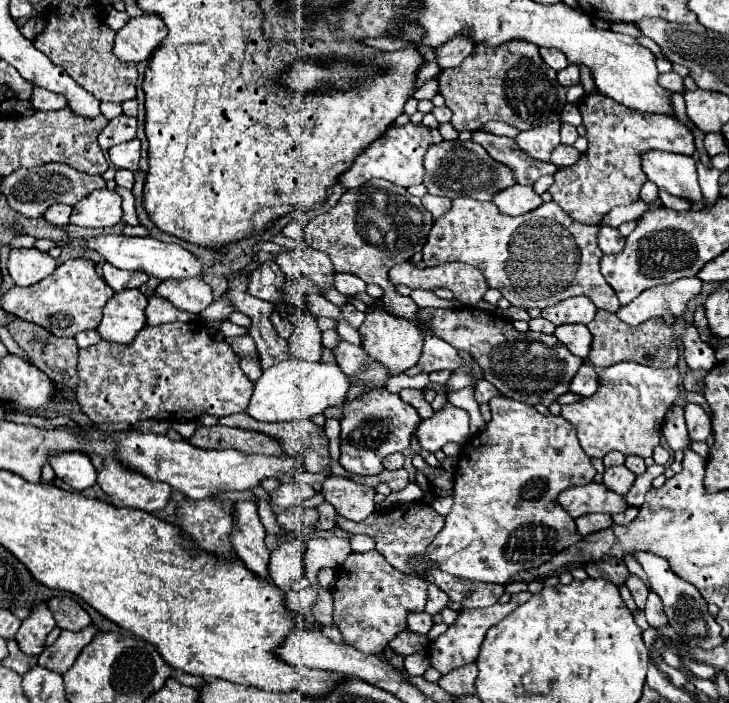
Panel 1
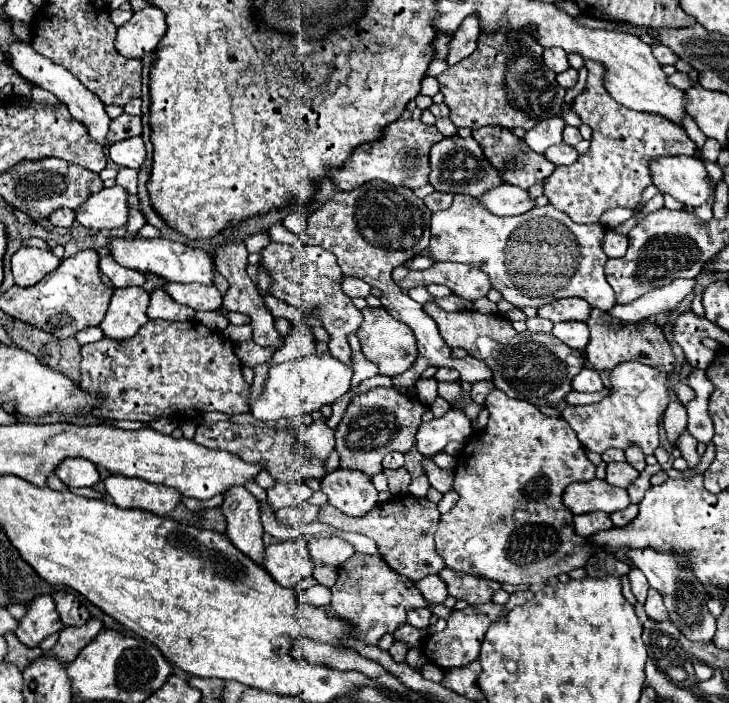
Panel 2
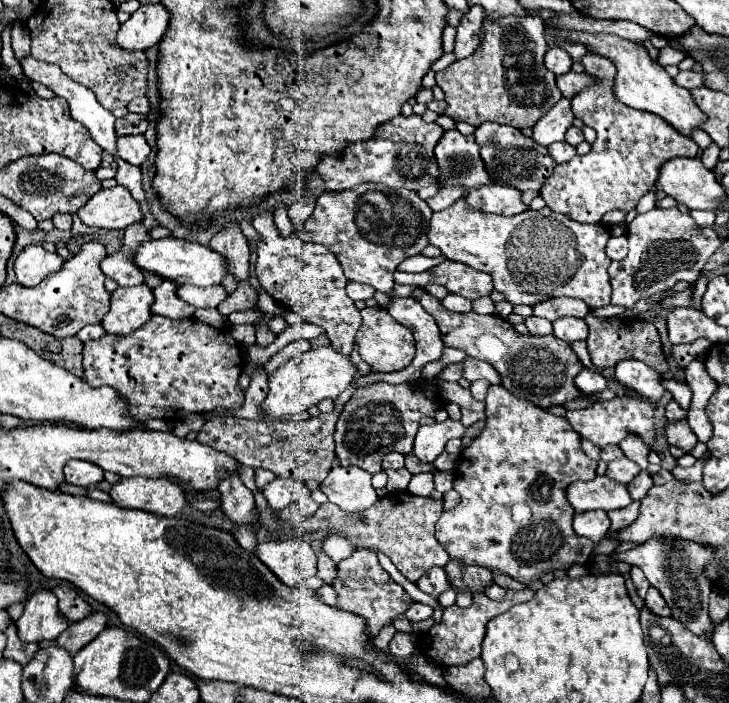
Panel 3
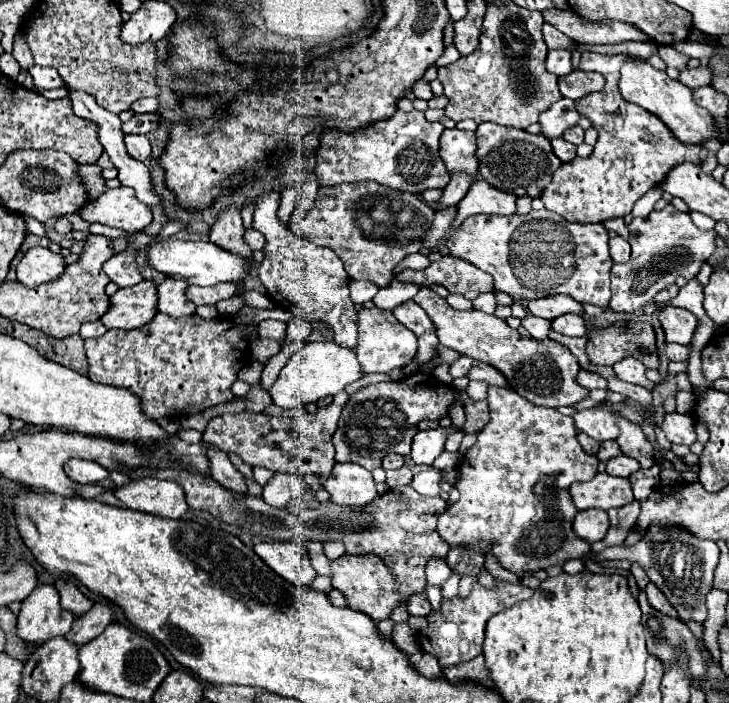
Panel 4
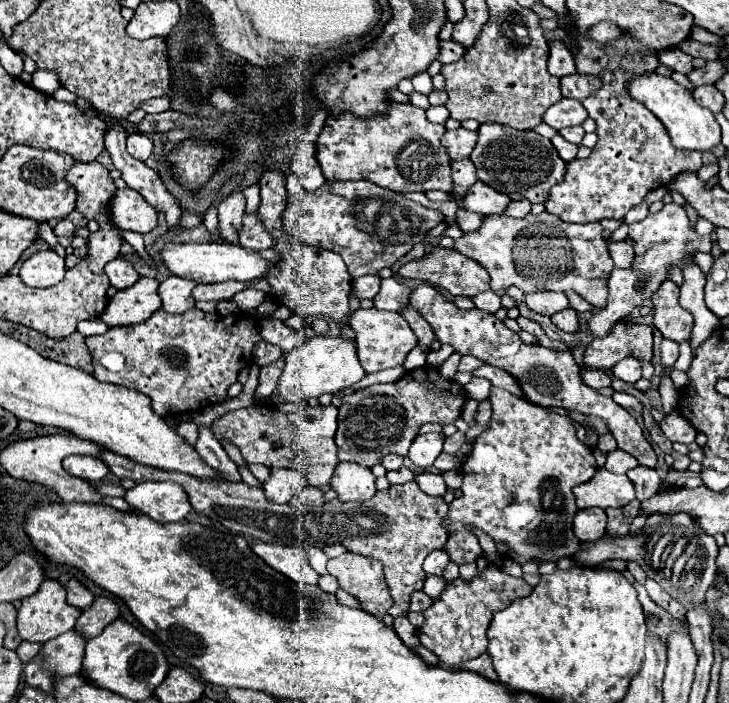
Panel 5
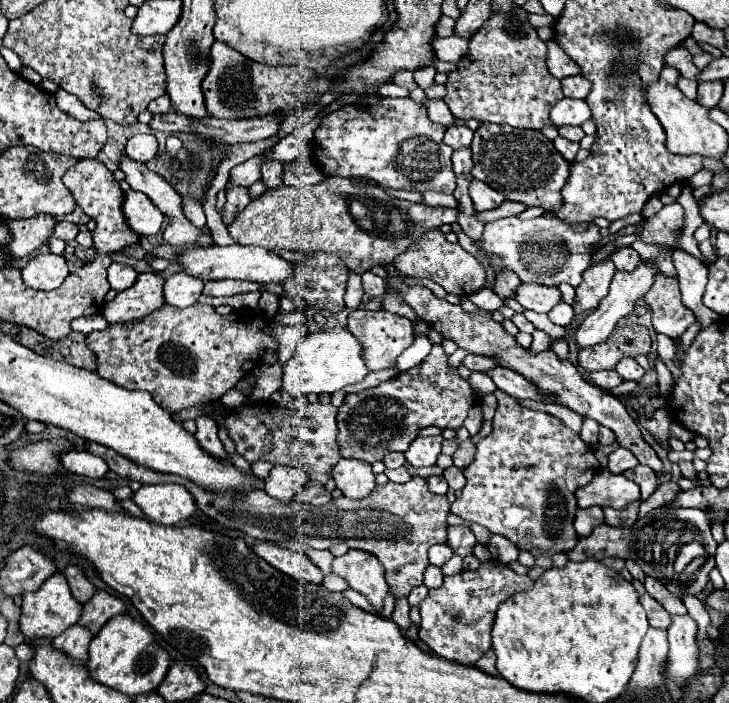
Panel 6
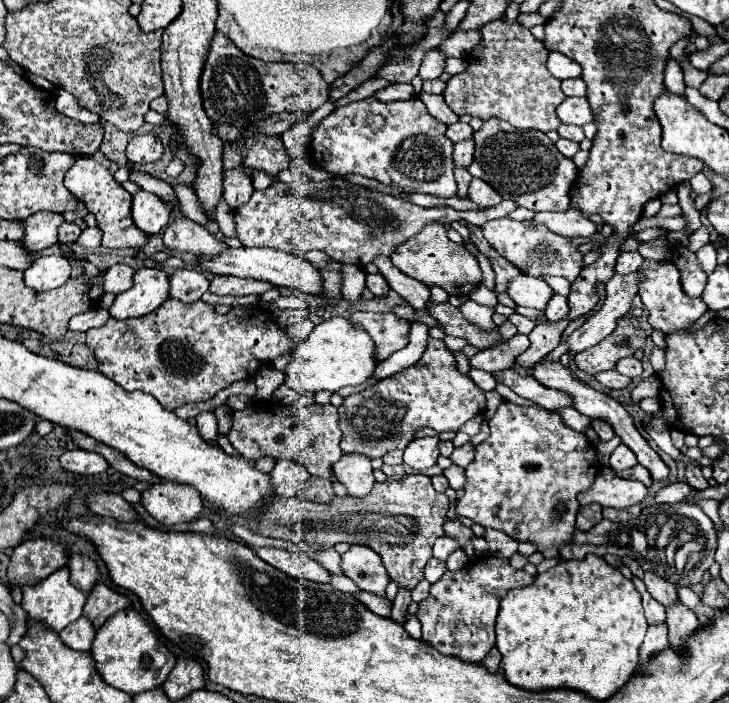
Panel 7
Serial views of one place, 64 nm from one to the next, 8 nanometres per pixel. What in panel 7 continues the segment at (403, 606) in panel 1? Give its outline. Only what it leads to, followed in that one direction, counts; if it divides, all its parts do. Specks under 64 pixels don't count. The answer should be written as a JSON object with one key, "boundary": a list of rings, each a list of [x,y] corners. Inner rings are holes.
{"boundary":[[[350,546],[350,550],[342,554],[342,570],[366,592],[384,594],[390,582],[390,576],[380,562],[380,556],[376,556],[372,548]]]}

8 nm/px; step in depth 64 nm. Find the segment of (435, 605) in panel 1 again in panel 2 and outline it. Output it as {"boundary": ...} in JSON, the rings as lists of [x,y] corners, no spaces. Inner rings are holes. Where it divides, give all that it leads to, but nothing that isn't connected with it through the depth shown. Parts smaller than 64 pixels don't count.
{"boundary":[[[438,574],[424,576],[422,580],[416,582],[416,588],[420,588],[422,596],[434,604],[442,604],[444,598],[448,596],[448,588],[444,588],[444,580],[440,580]]]}

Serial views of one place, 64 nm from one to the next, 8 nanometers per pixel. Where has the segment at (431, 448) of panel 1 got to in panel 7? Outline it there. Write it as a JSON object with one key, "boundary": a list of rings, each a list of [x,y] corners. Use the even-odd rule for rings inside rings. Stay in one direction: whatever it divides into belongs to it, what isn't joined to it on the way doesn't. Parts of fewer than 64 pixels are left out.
{"boundary":[[[438,436],[434,438],[414,438],[404,450],[404,464],[414,470],[424,470],[436,464],[438,458]]]}

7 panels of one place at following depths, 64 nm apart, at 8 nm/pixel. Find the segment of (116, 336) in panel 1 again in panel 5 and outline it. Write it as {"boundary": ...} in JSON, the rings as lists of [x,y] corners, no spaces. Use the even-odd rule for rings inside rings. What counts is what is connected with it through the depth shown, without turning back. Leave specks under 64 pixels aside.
{"boundary":[[[140,278],[128,290],[118,290],[114,298],[108,300],[102,320],[108,326],[130,326],[144,322],[160,308],[160,282],[156,278]]]}

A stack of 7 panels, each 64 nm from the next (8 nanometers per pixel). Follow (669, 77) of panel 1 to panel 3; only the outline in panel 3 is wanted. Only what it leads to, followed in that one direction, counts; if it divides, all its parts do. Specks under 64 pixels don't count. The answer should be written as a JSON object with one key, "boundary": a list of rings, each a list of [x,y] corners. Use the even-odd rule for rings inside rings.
{"boundary":[[[694,70],[678,72],[678,76],[674,78],[674,82],[680,84],[682,88],[686,88],[686,90],[700,88],[700,86],[704,86],[704,74],[702,74],[702,72],[694,72]]]}

